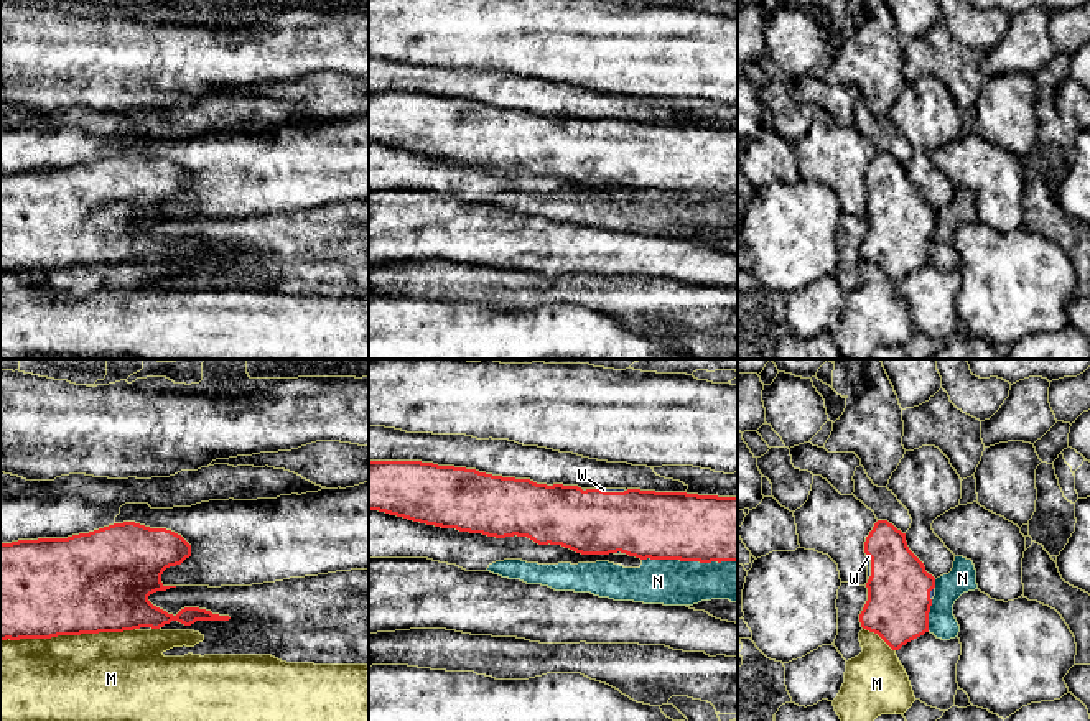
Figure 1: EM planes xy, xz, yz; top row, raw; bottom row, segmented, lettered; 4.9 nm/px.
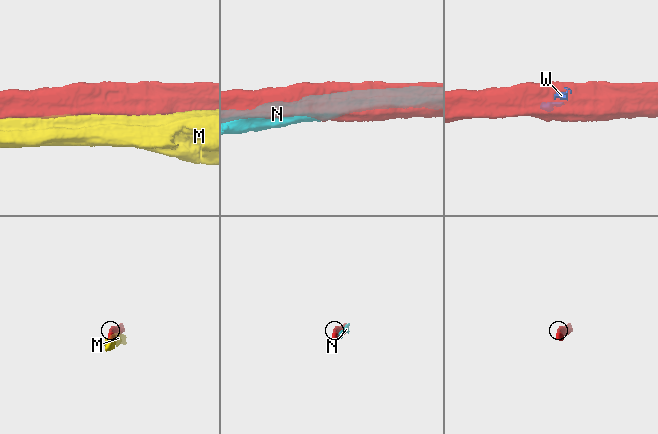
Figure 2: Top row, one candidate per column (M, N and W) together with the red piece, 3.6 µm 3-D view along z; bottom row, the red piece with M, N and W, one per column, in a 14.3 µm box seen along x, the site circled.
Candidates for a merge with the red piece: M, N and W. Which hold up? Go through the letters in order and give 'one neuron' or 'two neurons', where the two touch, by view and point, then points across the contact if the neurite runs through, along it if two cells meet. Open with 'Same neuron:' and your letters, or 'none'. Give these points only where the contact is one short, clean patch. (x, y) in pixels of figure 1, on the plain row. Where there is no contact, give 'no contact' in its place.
Same neuron: W
M: two neurons; contact xy (68, 265)
N: two neurons; contact xz (690, 191)
W: one neuron; contact yz (871, 200)

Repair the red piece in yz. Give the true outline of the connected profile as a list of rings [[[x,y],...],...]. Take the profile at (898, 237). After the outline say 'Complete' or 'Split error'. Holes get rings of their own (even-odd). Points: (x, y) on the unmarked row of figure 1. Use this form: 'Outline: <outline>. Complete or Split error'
Outline: [[[878,151],[866,168],[868,232],[861,258],[878,265],[892,281],[929,263],[935,209],[909,181],[906,165]]]. Split error

